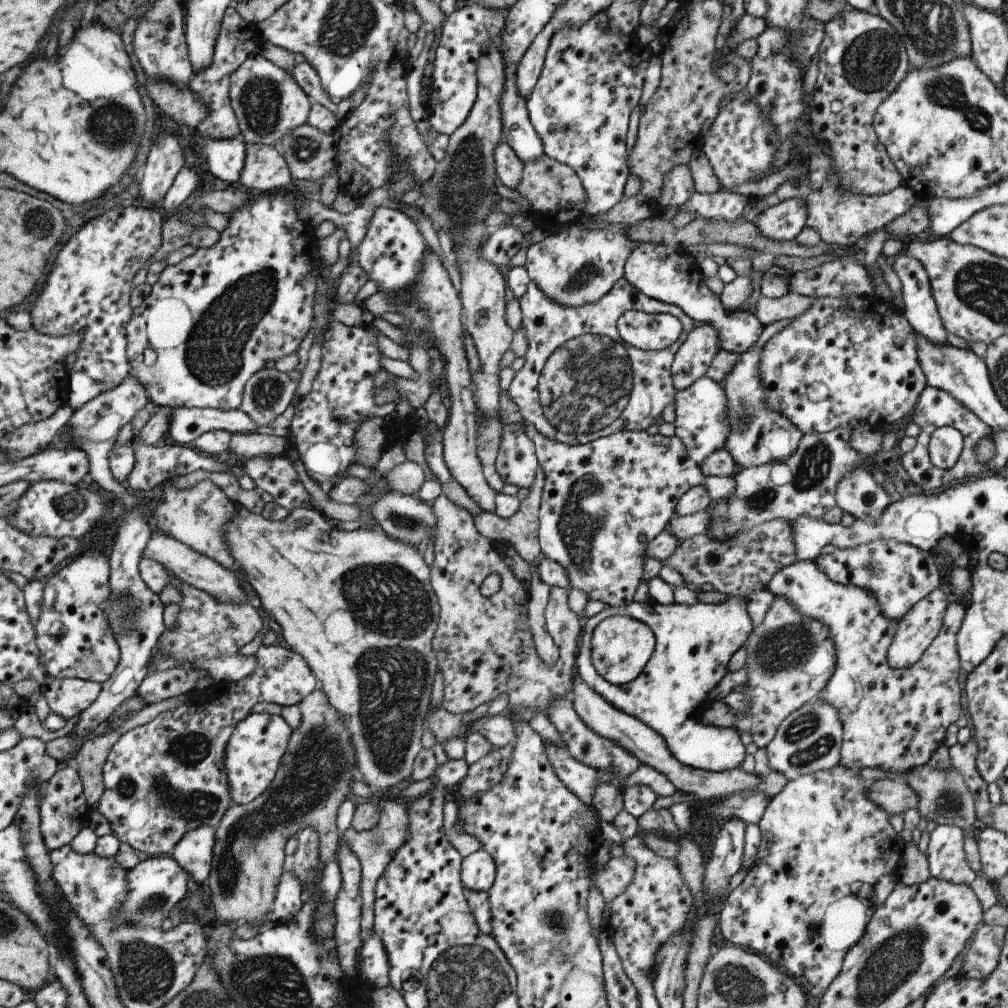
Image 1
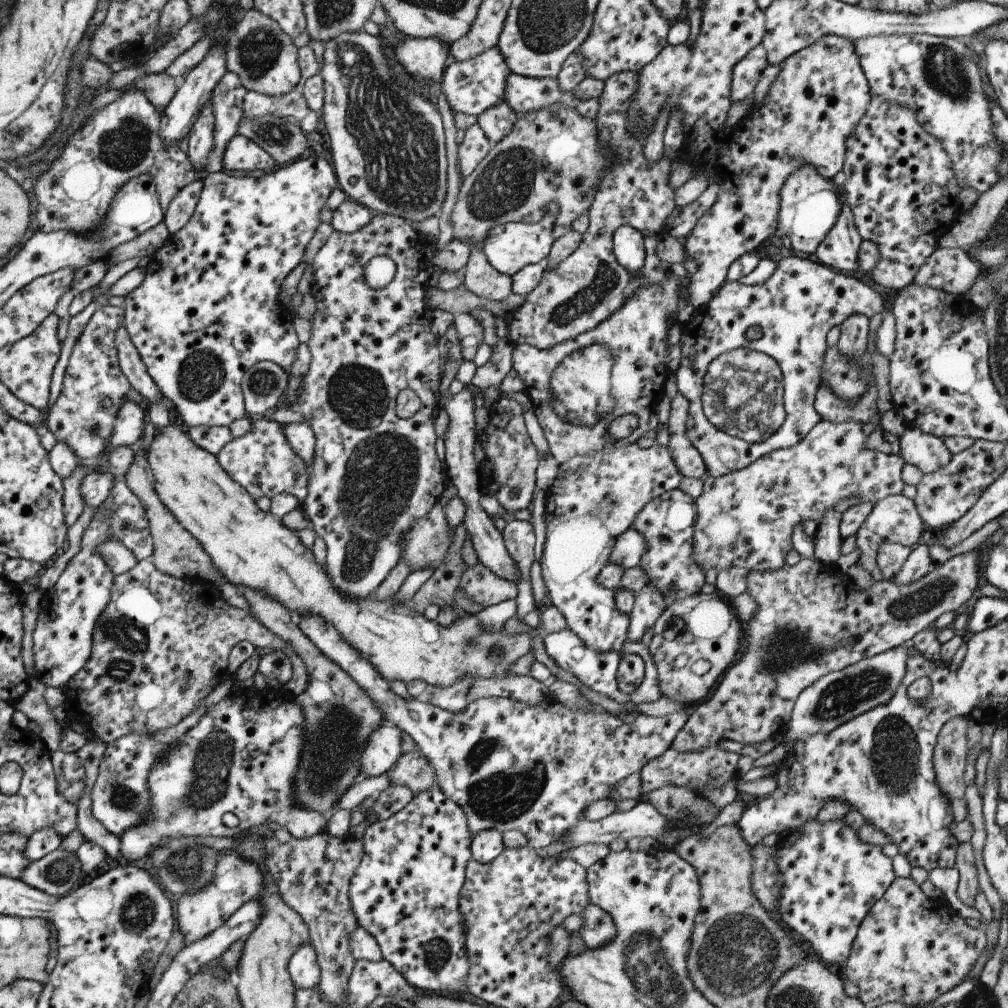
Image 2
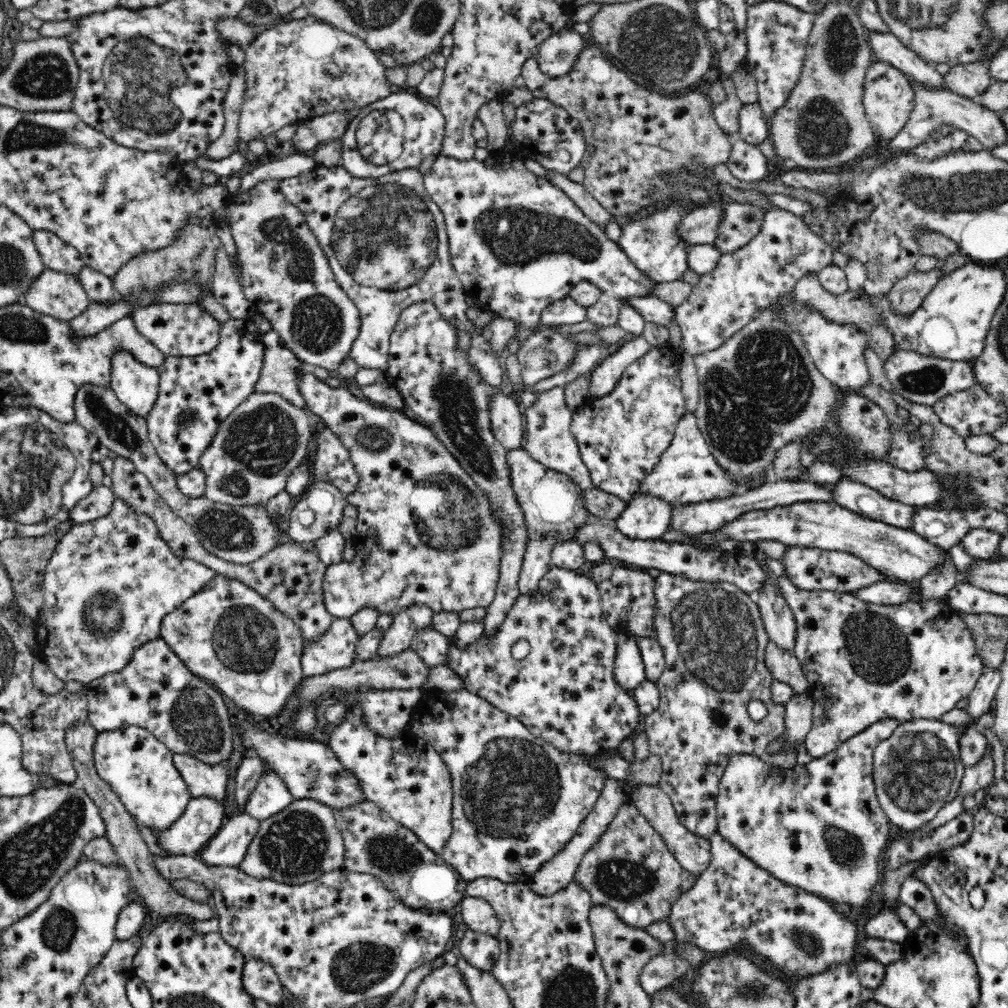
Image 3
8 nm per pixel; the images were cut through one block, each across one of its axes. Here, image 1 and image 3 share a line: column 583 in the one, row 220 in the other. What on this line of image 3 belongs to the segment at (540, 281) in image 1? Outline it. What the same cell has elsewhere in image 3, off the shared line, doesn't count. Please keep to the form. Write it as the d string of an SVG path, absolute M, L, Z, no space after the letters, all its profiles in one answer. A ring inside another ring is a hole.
M272 177L264 179L263 181L258 181L248 191L237 193L227 202L224 211L224 220L229 223L231 235L235 242L235 251L231 258L231 269L233 270L233 275L237 278L240 289L242 289L242 295L244 295L243 297L245 300L250 302L251 305L255 305L255 310L268 320L271 330L277 334L281 343L293 354L293 356L300 362L308 364L308 366L317 366L318 368L323 368L334 374L339 364L348 357L349 348L354 340L356 340L360 328L360 315L352 300L350 300L346 296L346 293L338 287L338 282L336 282L334 278L327 256L324 254L316 237L305 223L303 213L300 212L298 207L291 206L284 196L284 193L280 190L280 182L282 182L280 177Z

